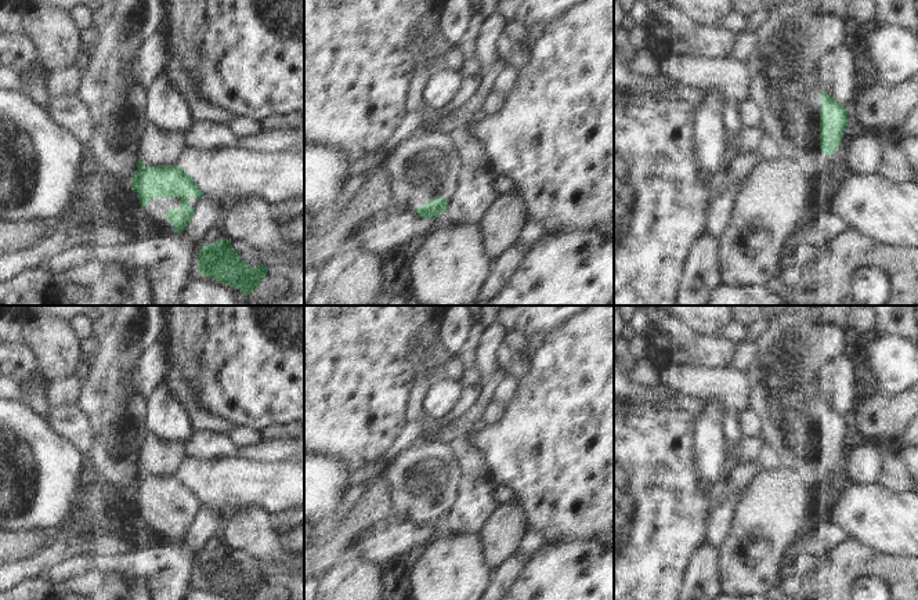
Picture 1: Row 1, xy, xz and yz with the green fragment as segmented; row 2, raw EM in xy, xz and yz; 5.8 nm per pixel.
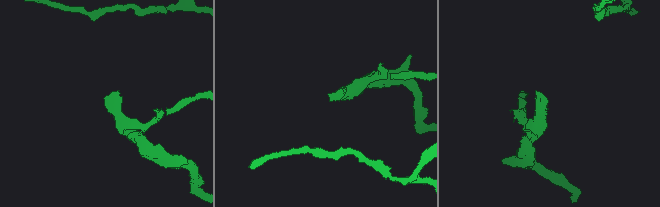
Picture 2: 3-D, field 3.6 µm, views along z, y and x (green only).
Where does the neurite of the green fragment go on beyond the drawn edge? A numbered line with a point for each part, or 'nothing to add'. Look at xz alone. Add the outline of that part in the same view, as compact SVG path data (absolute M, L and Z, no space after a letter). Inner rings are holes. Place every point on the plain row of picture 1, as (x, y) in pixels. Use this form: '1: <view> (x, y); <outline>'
1: xz (423, 476); M416 442L386 471L395 505L391 520L408 523L434 506L444 506L448 514L459 499L462 465L451 445Z

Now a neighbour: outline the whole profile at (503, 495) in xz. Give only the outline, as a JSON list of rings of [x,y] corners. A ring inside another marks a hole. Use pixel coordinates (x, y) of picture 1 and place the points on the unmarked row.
[[[499,484],[496,485],[496,488],[496,500],[500,503],[500,506],[517,500],[513,489],[503,488]]]

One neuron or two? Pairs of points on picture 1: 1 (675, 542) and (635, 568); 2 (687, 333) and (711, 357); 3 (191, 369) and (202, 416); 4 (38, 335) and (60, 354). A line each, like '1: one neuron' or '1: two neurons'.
1: one neuron
2: one neuron
3: two neurons
4: one neuron

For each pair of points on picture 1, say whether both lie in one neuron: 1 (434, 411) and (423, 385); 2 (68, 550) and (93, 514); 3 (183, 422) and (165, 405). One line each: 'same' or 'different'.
1: different
2: different
3: same

